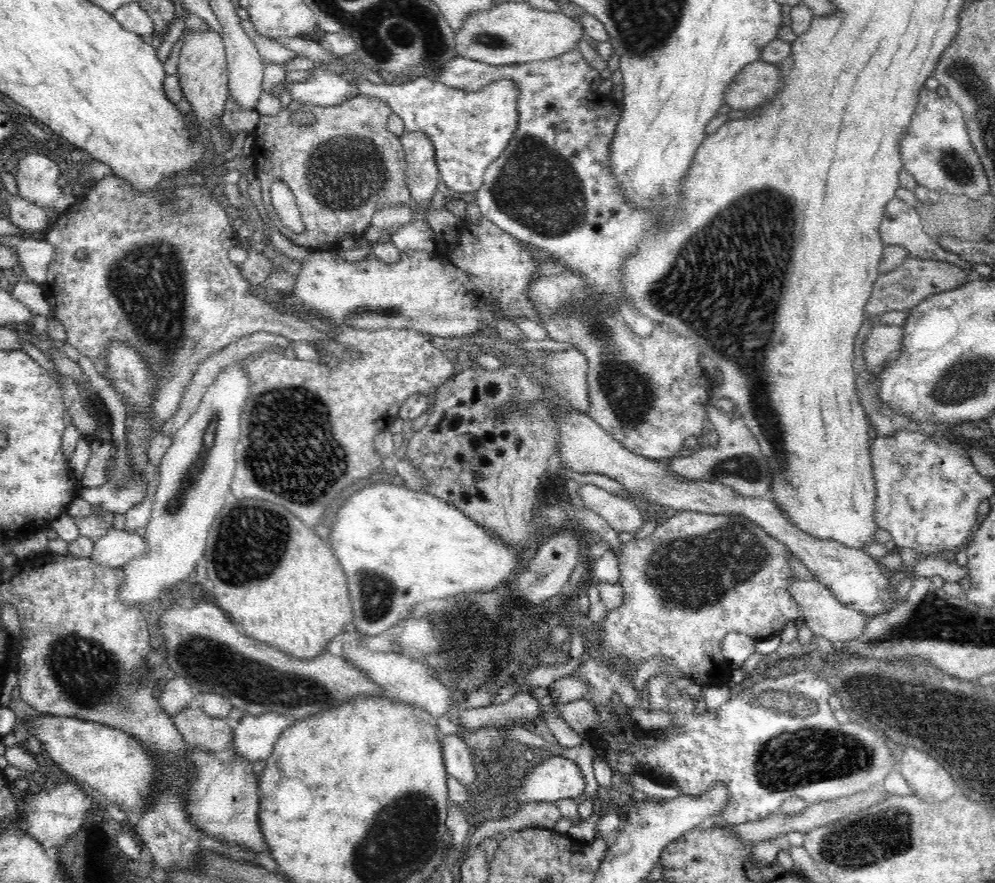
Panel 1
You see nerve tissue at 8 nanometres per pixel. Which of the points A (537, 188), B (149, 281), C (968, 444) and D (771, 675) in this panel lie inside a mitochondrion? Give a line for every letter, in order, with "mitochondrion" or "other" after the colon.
A: mitochondrion
B: mitochondrion
C: other
D: other

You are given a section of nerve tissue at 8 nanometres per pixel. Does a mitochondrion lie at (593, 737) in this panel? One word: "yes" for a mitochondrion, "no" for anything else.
no

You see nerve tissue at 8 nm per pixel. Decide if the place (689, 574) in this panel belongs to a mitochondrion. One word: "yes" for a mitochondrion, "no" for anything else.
yes

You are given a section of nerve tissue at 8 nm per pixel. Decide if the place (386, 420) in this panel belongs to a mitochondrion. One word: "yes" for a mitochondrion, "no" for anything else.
no

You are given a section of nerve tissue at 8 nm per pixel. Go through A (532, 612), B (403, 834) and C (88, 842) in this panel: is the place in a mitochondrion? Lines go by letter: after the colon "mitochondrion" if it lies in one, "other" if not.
A: other
B: mitochondrion
C: other

